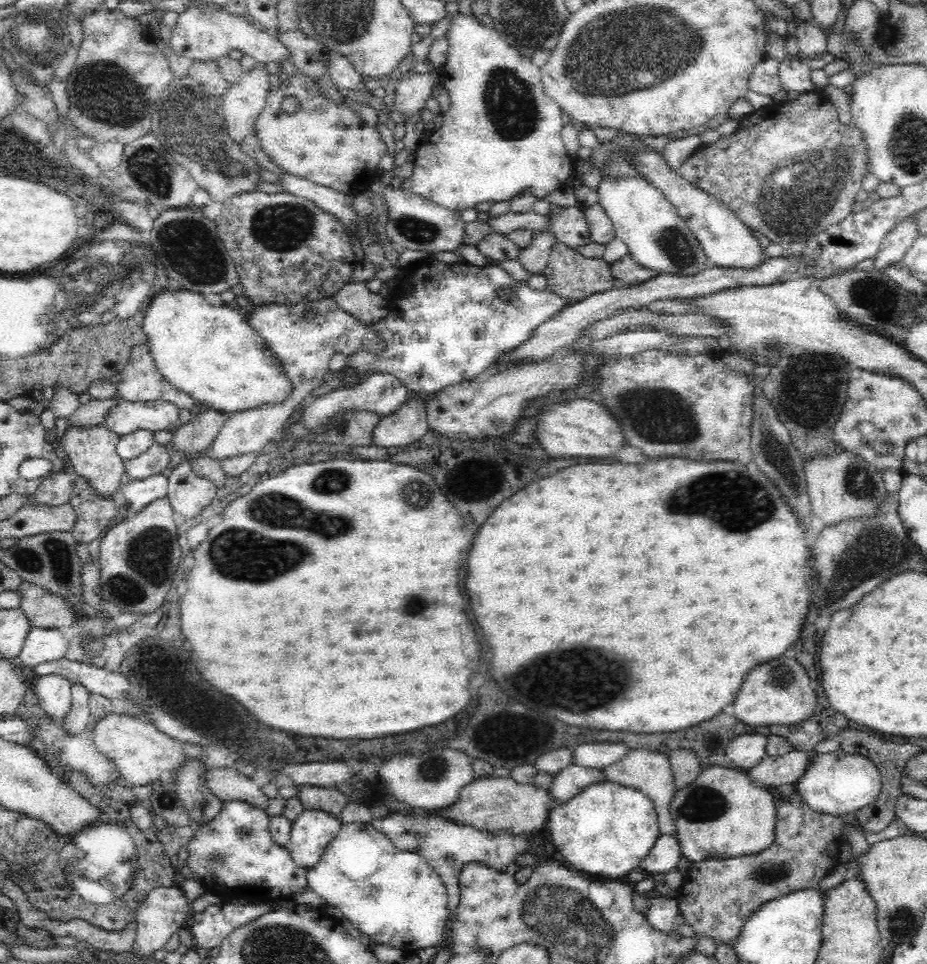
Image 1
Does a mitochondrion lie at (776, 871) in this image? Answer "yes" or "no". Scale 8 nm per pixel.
yes

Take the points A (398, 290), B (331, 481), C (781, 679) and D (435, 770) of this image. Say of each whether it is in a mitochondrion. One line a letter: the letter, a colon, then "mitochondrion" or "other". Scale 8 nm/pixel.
A: other
B: mitochondrion
C: other
D: mitochondrion

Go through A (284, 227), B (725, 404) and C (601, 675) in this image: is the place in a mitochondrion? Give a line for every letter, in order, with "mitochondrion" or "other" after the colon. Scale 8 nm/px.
A: mitochondrion
B: other
C: mitochondrion

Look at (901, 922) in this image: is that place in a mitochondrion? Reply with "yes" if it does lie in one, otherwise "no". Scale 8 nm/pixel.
yes

